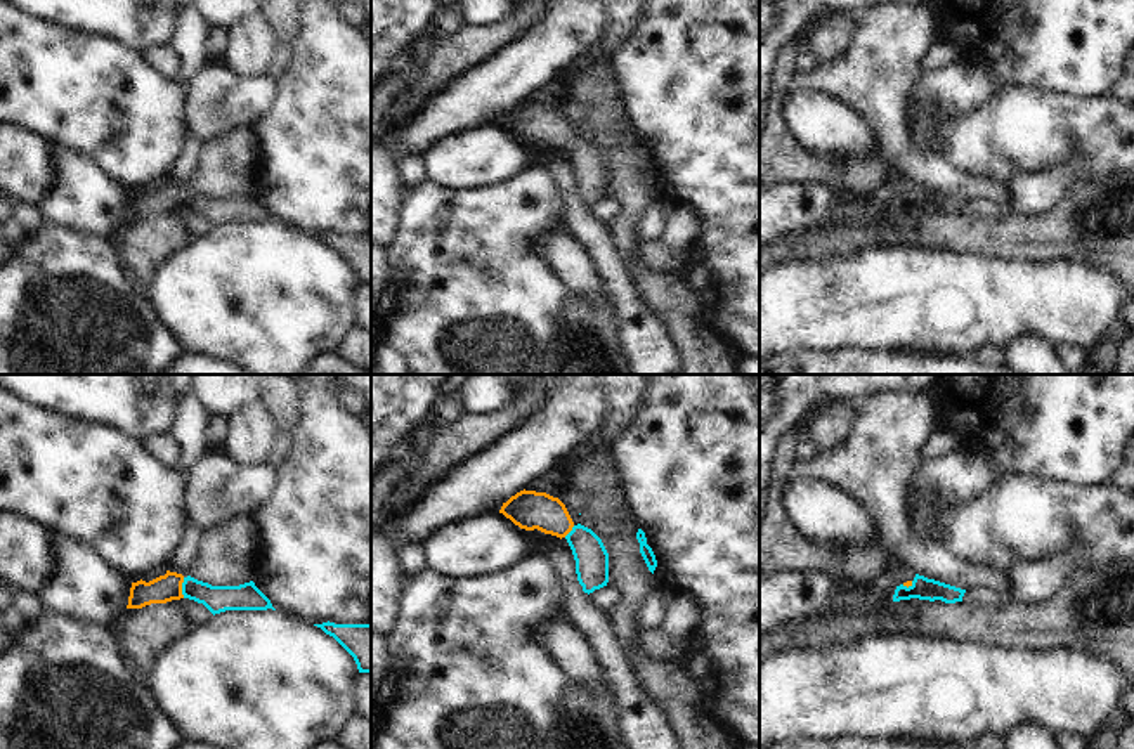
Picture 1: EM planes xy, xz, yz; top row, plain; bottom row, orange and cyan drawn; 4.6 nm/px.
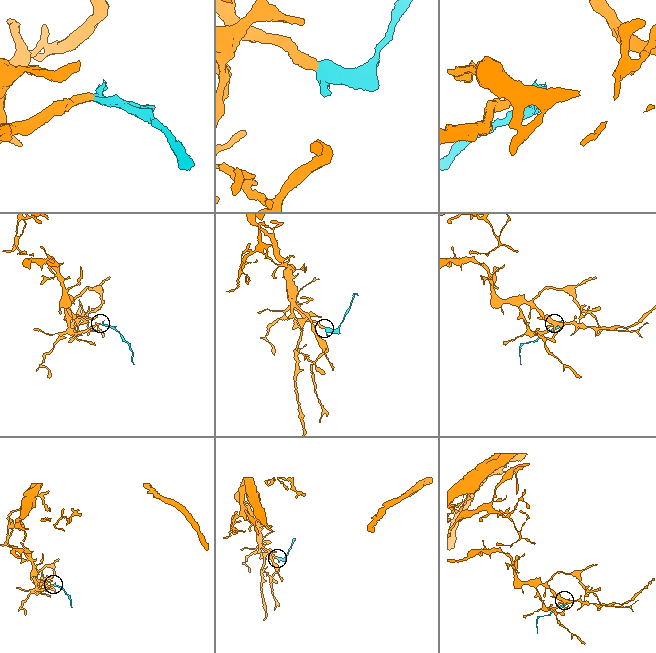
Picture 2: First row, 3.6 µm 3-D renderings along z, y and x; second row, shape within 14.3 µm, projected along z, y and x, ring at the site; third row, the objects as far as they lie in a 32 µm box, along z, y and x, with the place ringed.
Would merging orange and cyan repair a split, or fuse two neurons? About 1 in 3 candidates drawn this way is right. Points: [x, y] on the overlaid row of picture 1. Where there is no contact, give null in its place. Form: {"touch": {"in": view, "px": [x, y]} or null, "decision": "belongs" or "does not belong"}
{"touch": {"in": "xy", "px": [181, 588]}, "decision": "belongs"}

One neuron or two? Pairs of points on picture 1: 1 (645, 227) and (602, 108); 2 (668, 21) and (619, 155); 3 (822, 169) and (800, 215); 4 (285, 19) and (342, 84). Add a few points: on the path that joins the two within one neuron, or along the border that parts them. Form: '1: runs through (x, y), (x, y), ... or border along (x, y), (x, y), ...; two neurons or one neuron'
1: border along (654, 201), (638, 221), (638, 240); two neurons
2: border along (619, 85), (626, 120), (640, 139); two neurons
3: border along (777, 184), (829, 184), (834, 189); two neurons
4: border along (302, 18), (299, 33), (290, 44); two neurons

